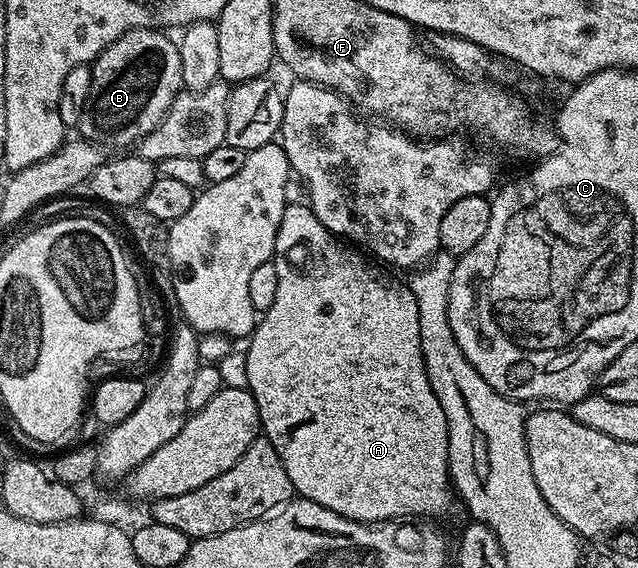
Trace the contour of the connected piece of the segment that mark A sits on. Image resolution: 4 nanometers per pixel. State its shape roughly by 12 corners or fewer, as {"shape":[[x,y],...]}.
{"shape":[[287,203],[247,388],[295,493],[442,516],[409,283]]}

